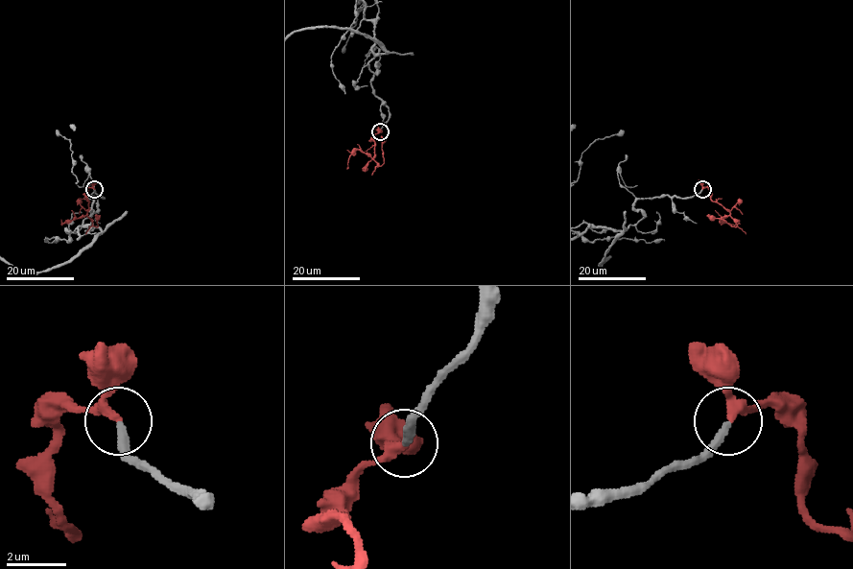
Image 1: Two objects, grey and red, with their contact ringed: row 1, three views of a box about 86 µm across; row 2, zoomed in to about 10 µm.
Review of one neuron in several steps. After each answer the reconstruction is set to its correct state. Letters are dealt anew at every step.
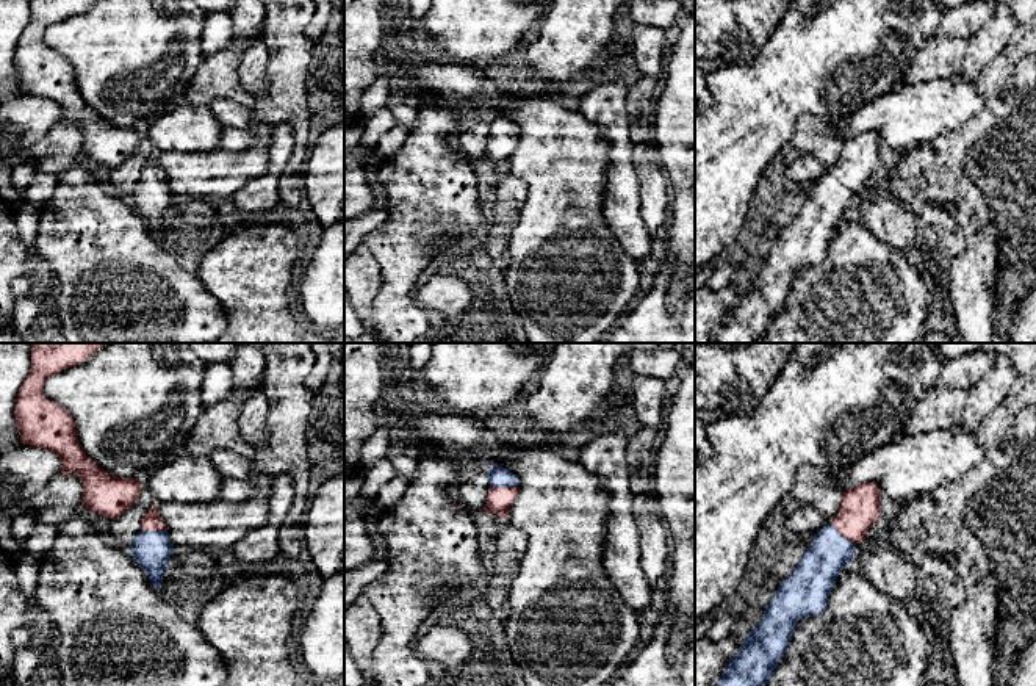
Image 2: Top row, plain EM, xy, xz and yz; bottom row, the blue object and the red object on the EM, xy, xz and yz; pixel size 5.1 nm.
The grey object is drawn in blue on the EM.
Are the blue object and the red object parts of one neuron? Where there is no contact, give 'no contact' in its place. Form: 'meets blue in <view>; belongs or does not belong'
meets blue in xz; belongs

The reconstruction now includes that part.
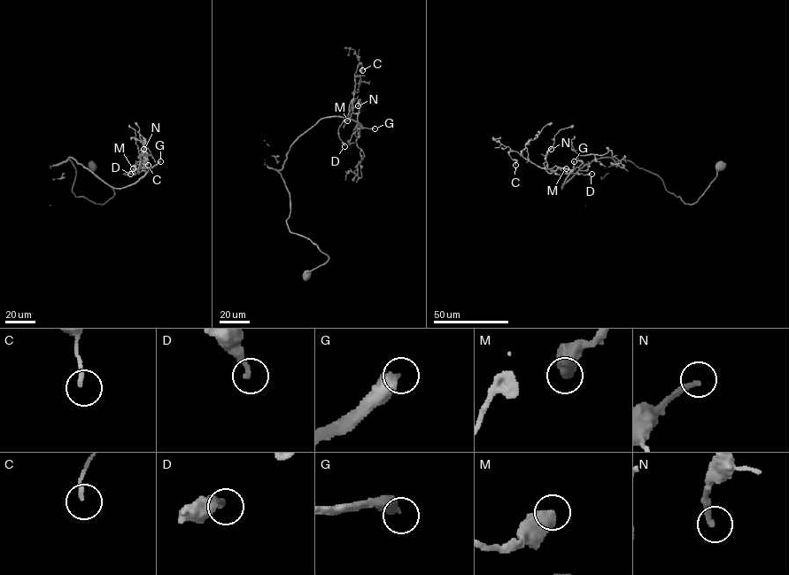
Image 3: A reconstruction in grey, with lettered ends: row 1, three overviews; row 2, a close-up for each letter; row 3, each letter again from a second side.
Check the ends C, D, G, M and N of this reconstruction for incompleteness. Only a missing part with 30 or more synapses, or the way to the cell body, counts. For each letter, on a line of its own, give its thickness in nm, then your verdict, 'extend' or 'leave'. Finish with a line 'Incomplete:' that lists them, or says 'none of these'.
C: 170 nm thick; leave
D: 240 nm thick; leave
G: 480 nm thick; extend
M: 600 nm thick; leave
N: 240 nm thick; extend
Incomplete: G, N

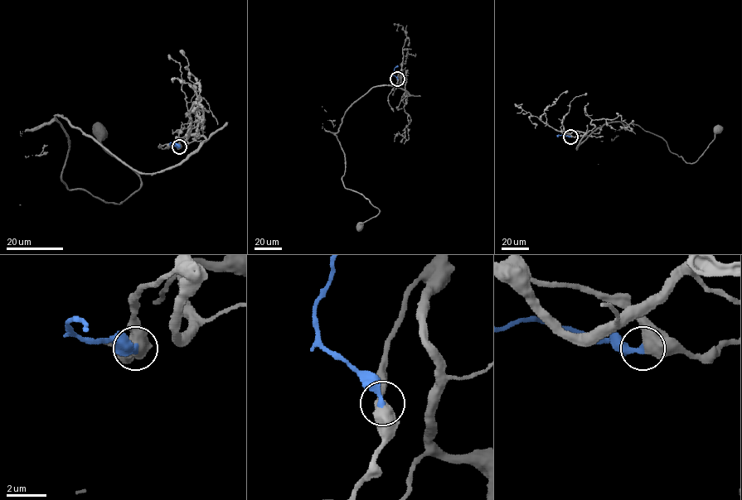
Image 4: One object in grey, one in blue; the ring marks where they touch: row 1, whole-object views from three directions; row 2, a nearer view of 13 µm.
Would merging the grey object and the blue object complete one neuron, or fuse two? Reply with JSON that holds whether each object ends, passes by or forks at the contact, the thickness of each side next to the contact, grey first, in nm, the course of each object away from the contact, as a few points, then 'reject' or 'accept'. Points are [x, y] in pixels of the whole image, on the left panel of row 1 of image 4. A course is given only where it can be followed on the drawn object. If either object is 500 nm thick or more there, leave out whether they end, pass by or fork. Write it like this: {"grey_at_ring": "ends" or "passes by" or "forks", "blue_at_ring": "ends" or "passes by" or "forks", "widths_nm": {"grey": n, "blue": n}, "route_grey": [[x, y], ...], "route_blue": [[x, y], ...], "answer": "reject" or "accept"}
{"widths_nm": {"grey": 750, "blue": 360}, "route_grey": [[179, 146], [205, 140], [139, 173], [45, 123], [67, 136], [65, 184], [106, 202], [140, 179], [100, 133]], "route_blue": [[179, 146], [169, 143], [180, 147]], "answer": "accept"}

